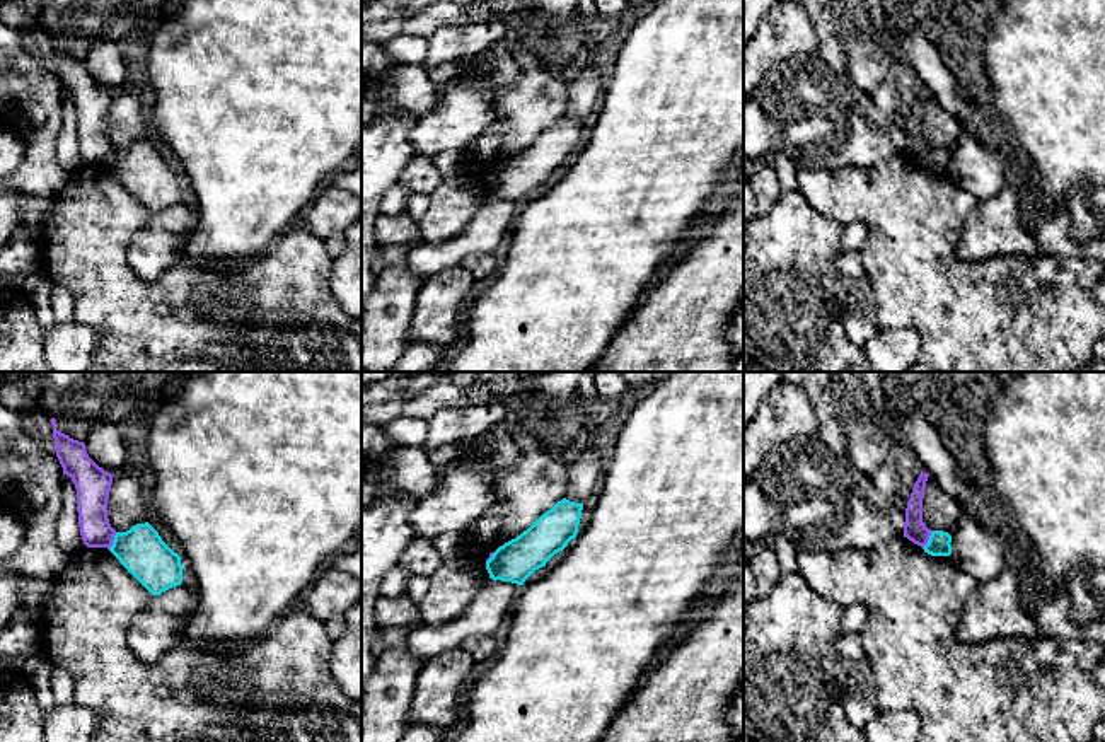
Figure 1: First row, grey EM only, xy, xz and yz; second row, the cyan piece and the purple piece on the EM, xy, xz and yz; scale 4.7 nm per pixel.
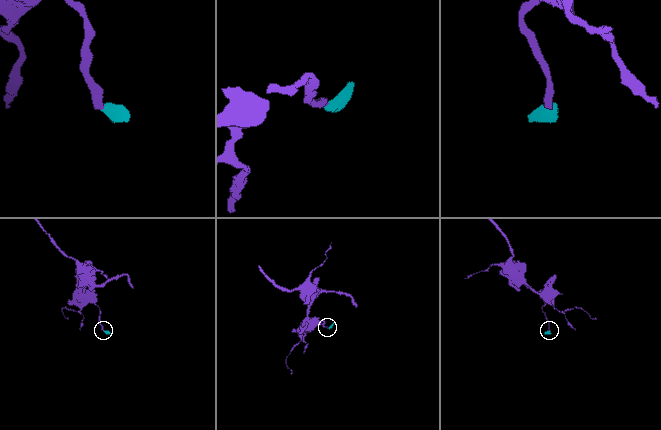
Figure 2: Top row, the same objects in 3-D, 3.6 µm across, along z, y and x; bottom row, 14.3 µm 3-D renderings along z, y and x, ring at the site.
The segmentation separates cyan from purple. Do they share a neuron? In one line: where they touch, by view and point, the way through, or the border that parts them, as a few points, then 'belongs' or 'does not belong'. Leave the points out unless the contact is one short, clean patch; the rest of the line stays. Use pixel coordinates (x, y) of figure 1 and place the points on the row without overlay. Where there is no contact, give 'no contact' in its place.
contact yz (930, 157); border yz (933, 149), (923, 166); does not belong

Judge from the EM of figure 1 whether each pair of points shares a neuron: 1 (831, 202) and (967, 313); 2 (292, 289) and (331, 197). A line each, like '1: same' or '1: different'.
1: same
2: different

